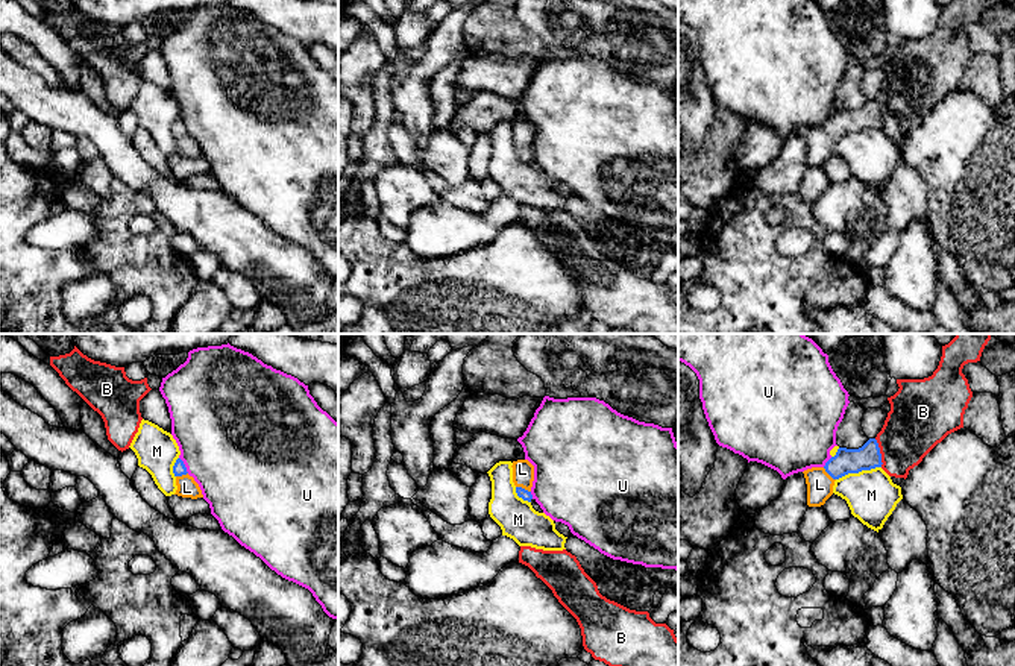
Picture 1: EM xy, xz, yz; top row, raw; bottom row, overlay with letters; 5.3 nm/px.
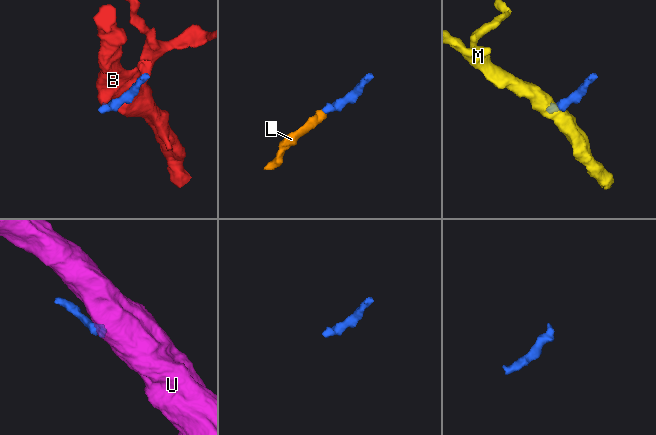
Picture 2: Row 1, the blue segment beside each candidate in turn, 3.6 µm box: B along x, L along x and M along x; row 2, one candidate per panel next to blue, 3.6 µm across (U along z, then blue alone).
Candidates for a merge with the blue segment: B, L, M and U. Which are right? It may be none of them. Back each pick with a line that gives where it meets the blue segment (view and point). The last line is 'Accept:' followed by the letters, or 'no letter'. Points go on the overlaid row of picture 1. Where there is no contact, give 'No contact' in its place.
L: Touches blue at xz (524, 489)
Accept: L

